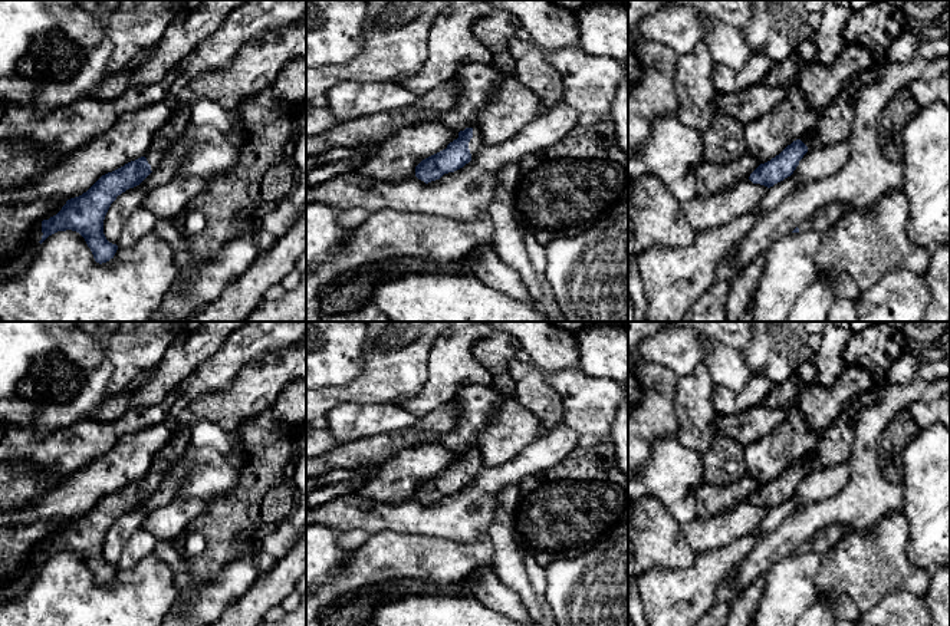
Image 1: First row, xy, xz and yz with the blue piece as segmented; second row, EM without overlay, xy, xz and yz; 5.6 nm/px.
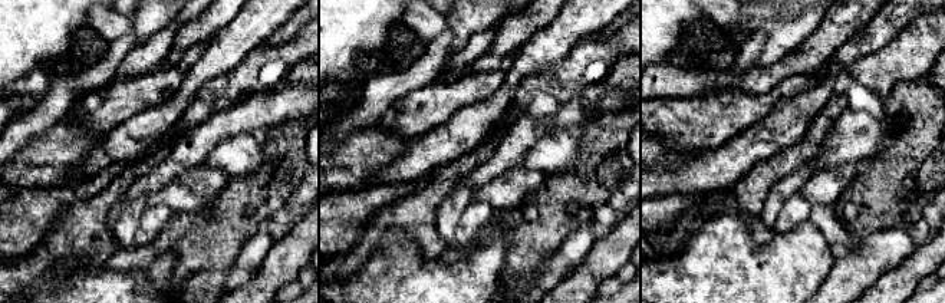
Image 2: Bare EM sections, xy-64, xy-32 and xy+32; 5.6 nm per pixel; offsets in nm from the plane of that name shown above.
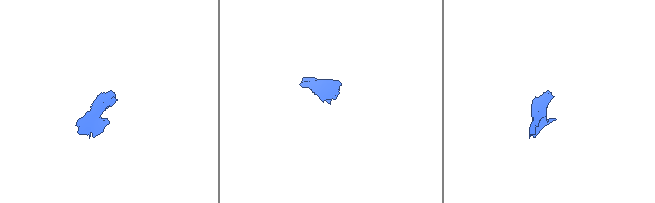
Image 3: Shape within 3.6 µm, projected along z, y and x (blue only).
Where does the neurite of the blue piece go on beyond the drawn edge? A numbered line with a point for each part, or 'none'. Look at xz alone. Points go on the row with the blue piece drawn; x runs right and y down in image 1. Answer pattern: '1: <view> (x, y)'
1: xz (476, 142)

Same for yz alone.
1: yz (834, 124)

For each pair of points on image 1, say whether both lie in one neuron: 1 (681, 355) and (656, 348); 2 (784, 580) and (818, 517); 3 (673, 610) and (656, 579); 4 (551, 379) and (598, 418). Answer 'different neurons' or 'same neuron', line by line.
1: same neuron
2: different neurons
3: same neuron
4: same neuron

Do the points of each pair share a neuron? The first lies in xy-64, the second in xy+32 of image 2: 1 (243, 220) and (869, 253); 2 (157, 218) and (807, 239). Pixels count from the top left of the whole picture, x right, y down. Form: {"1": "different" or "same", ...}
{"1": "different", "2": "different"}

